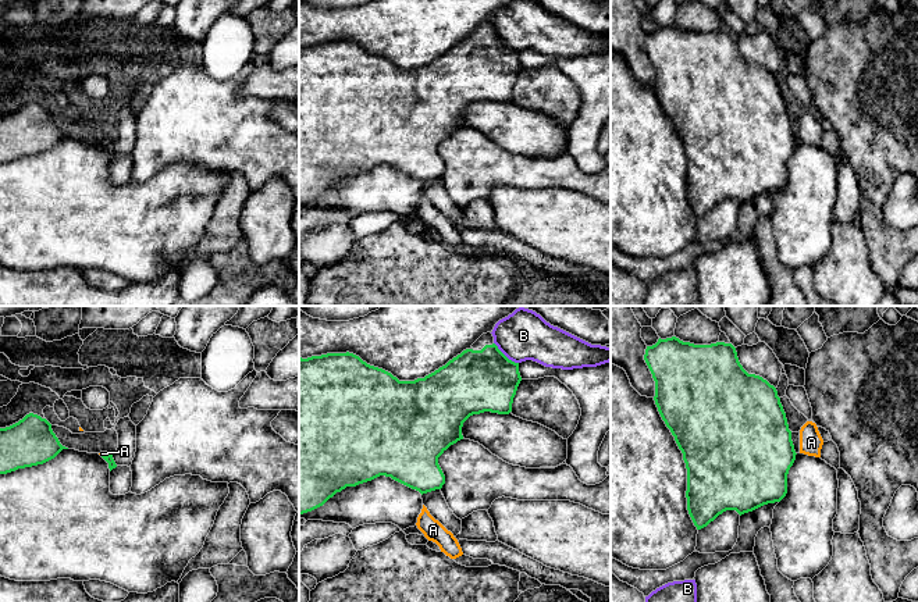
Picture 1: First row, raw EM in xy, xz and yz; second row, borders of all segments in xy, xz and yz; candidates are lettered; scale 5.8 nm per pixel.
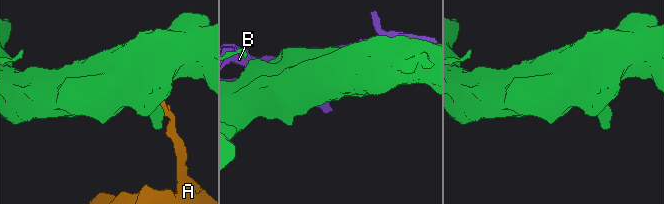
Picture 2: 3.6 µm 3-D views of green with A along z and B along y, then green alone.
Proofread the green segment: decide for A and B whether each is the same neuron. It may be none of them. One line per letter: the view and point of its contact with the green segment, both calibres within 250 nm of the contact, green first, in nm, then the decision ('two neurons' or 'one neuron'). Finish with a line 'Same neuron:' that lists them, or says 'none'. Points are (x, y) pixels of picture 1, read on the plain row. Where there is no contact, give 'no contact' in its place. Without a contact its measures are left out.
A: meets green in xy at (105, 145); 50 nm thick on the green side, 30 nm on the other; two neurons
B: meets green in xz at (504, 43); 360 nm thick on the green side, 280 nm on the other; two neurons
Same neuron: none

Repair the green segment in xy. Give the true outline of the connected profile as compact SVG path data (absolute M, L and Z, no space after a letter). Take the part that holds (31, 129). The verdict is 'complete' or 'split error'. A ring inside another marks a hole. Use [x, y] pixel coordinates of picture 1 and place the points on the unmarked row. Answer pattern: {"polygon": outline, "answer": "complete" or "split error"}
{"polygon": "M29 101L18 111L0 117L0 163L43 153L54 147L63 135L51 113Z", "answer": "complete"}

